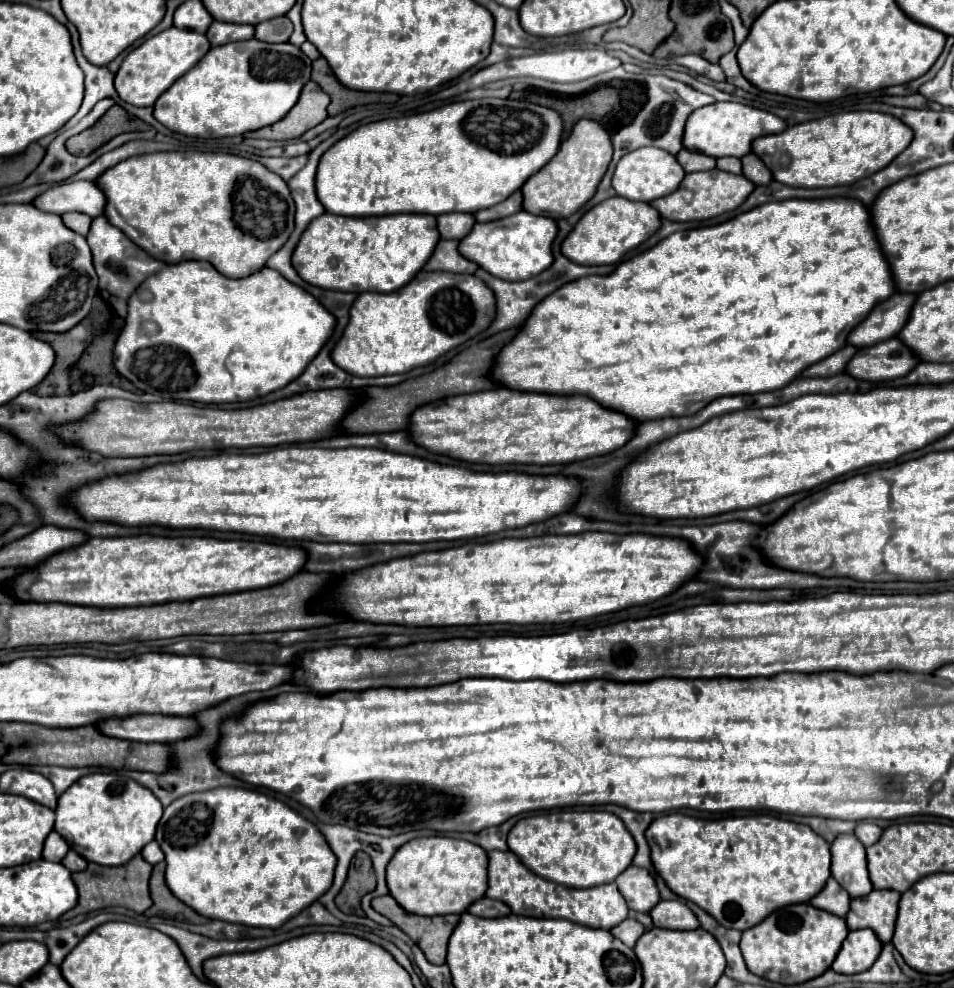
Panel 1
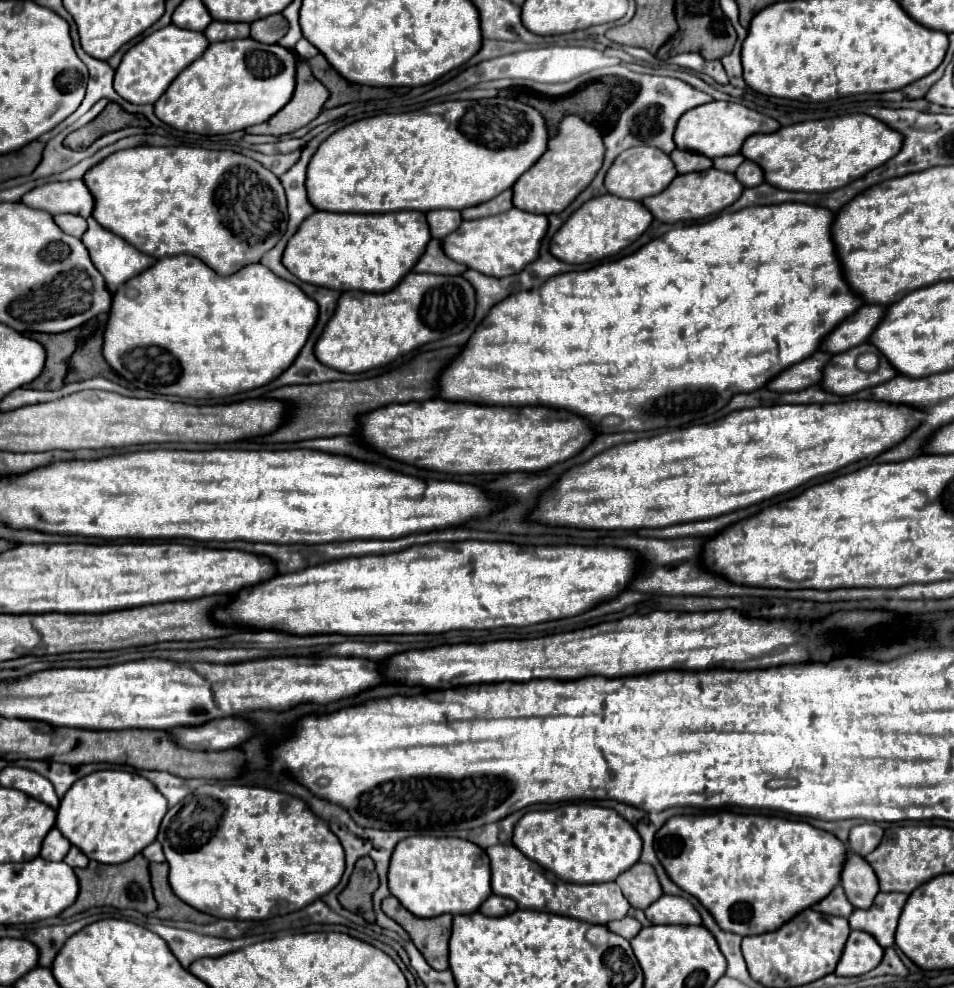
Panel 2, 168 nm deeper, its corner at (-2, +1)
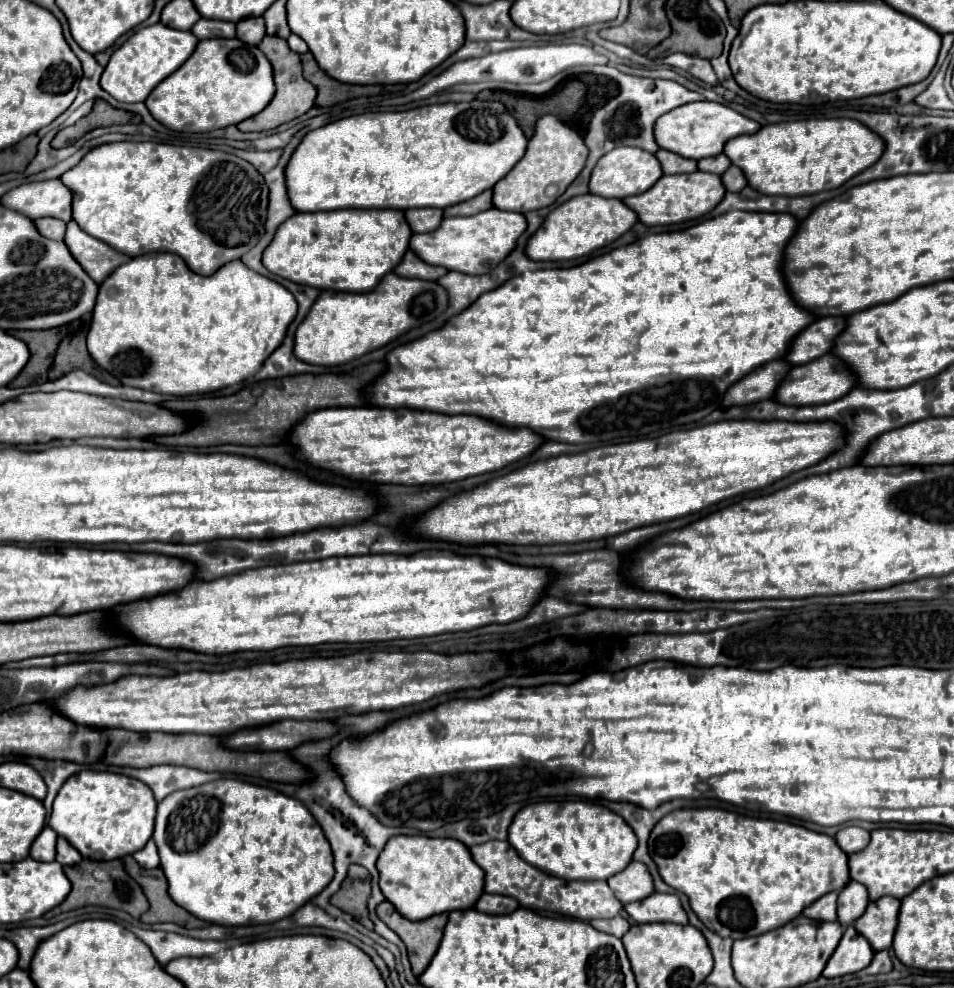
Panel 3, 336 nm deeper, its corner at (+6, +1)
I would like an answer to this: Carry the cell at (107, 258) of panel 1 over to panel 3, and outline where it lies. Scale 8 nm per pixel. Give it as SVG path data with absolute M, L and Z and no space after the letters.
M70 220L66 226L68 228L66 228L64 244L68 246L68 250L76 258L76 262L84 268L84 272L96 284L100 284L120 264L124 264L124 262L130 260L126 254L116 252L108 244L104 244L104 242L92 238L90 234L82 232L80 226L74 220Z

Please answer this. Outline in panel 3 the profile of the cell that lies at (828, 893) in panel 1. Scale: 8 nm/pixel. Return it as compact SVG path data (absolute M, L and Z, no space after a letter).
M830 892L818 898L814 904L810 904L802 914L806 914L812 920L834 922L836 920L836 900L838 900L838 892Z

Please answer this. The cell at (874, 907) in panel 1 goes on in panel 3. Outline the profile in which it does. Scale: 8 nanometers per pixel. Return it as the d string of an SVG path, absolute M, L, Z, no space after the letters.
M884 896L876 902L870 902L866 912L854 922L854 928L870 942L872 950L886 950L892 946L894 930L898 924L900 900L892 896Z

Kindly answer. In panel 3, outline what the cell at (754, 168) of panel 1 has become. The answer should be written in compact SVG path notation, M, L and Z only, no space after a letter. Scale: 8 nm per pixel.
M730 166L724 174L722 174L722 182L724 182L724 188L728 192L740 192L744 186L746 186L746 178L742 174L740 168L736 166Z

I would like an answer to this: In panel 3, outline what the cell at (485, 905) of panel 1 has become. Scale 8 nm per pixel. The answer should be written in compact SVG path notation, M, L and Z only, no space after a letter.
M482 894L480 900L476 902L476 910L486 912L486 914L510 914L516 908L520 908L518 900L502 894Z

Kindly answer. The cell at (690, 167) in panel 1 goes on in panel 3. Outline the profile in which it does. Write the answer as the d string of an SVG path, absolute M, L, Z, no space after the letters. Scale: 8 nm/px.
M658 150L654 156L662 164L662 172L664 174L690 174L690 172L696 172L698 170L694 160L682 158L682 156L672 154L668 150Z

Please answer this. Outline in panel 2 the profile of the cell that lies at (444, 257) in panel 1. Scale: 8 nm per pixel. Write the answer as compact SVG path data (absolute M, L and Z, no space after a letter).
M432 238L426 246L426 252L414 266L416 272L438 272L438 274L464 274L468 268L464 264L458 264L450 260L442 248L442 242L438 238Z

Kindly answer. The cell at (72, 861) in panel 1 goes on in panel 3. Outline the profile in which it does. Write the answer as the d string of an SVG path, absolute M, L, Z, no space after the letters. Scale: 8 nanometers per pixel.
M58 836L58 854L56 854L56 860L66 866L66 864L78 864L82 860L80 852L62 836Z

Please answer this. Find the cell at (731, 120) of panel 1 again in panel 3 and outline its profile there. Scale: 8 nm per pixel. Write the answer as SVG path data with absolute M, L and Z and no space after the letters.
M702 100L702 102L690 102L690 104L684 104L684 106L678 106L678 108L670 110L668 114L662 114L654 124L654 140L660 148L670 150L670 152L674 152L682 158L702 160L702 158L720 154L724 144L730 138L756 132L758 128L760 128L758 122L734 112L728 106L718 104L718 102Z

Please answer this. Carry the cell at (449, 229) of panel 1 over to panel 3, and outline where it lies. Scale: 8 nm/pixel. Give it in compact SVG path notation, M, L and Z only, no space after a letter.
M412 208L404 212L412 232L432 232L442 222L440 208Z

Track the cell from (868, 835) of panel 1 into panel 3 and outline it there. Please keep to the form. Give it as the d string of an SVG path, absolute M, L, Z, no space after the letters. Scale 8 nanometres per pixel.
M846 826L846 828L840 828L834 838L836 838L836 844L846 854L854 854L854 852L860 852L862 848L866 848L866 844L870 842L870 832L864 828L858 828L858 826Z

